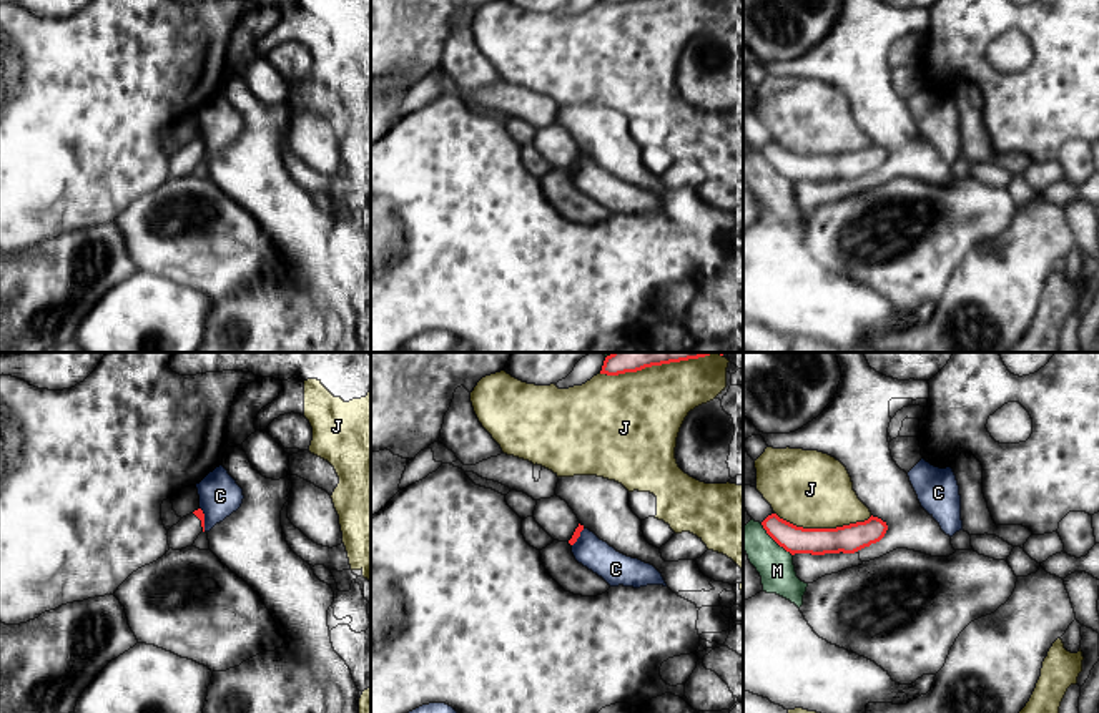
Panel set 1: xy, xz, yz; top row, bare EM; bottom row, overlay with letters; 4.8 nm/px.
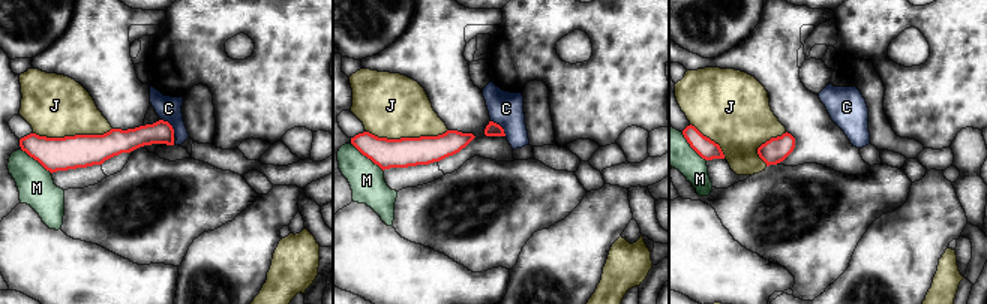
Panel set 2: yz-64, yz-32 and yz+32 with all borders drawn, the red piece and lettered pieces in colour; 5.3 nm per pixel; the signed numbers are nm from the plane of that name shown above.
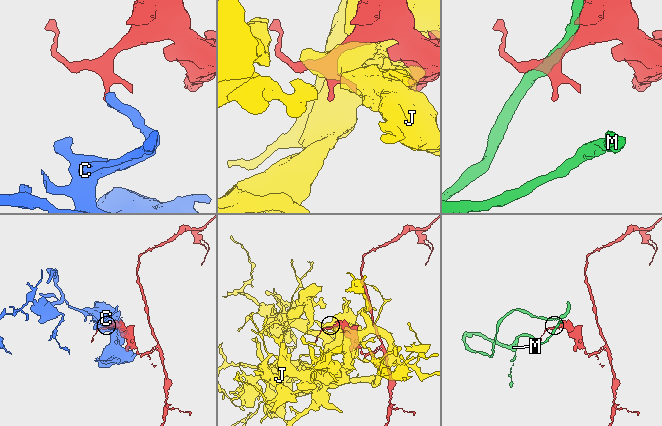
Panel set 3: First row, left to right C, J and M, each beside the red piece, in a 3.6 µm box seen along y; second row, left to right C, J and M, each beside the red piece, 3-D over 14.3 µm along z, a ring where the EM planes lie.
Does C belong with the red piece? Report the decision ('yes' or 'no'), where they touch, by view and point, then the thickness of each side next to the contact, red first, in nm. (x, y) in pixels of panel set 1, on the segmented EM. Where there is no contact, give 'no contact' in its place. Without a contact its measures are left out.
no; contact xy (203, 519); calibres 40 and 200 nm

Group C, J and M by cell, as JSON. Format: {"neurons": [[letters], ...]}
{"neurons": [["C"], ["J"], ["M"]]}

